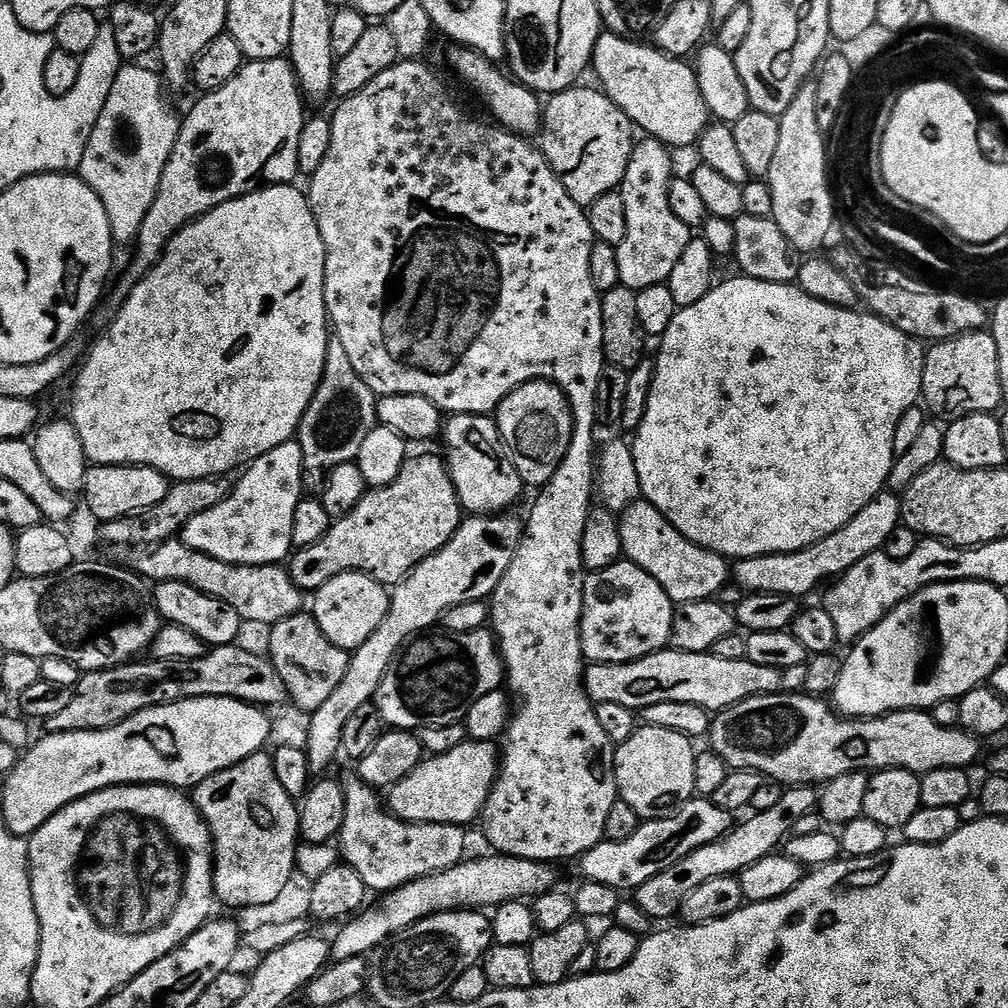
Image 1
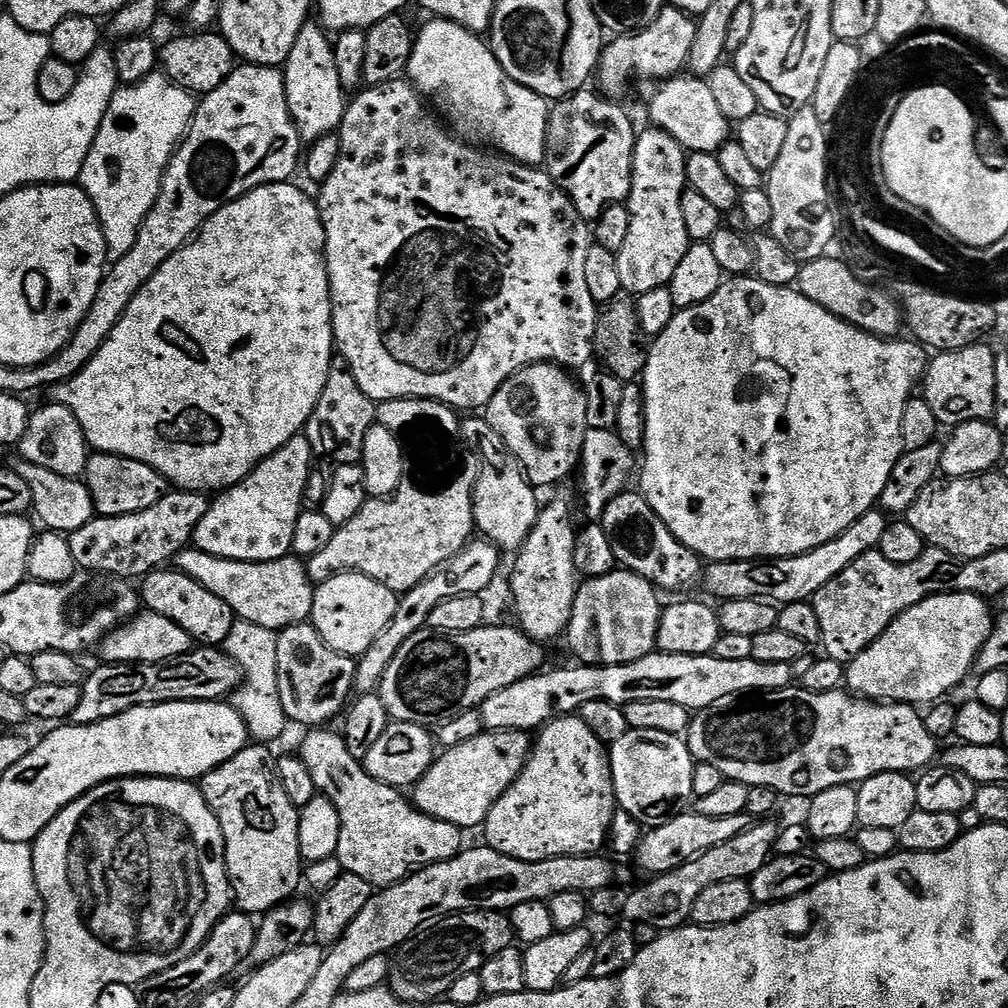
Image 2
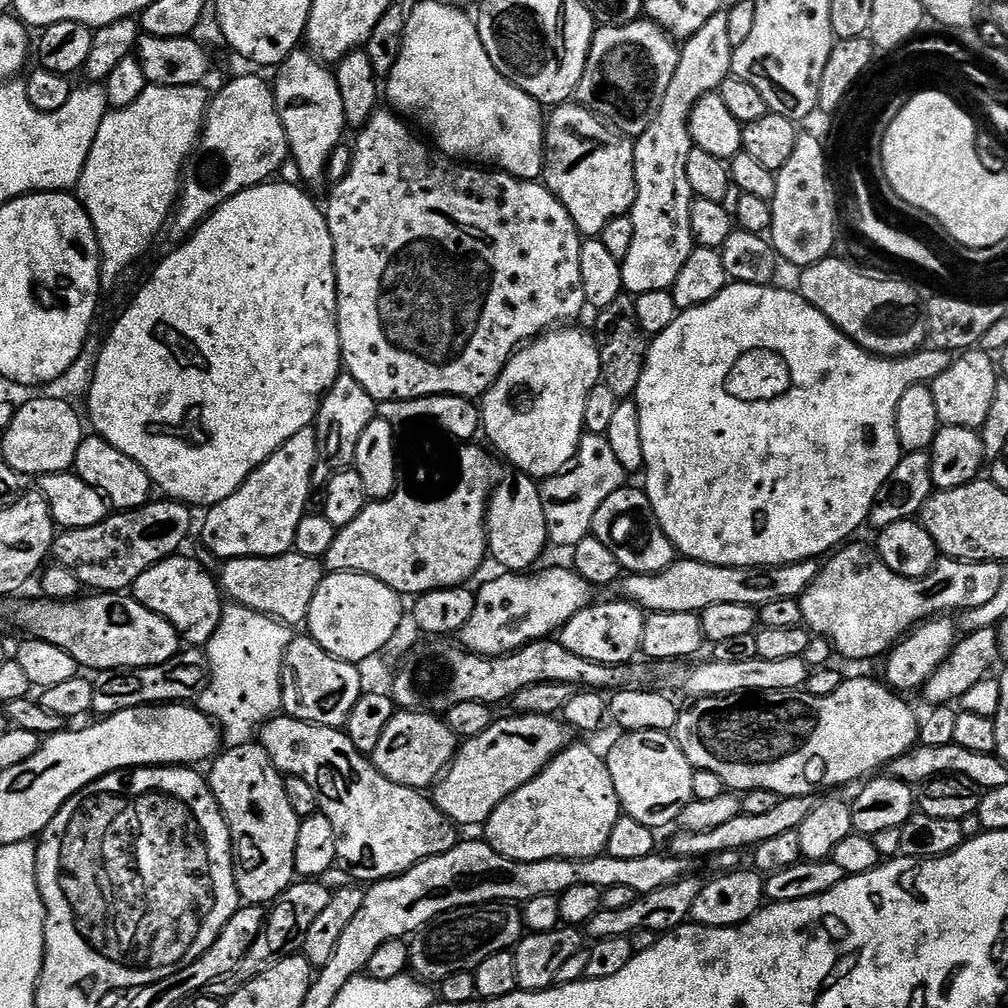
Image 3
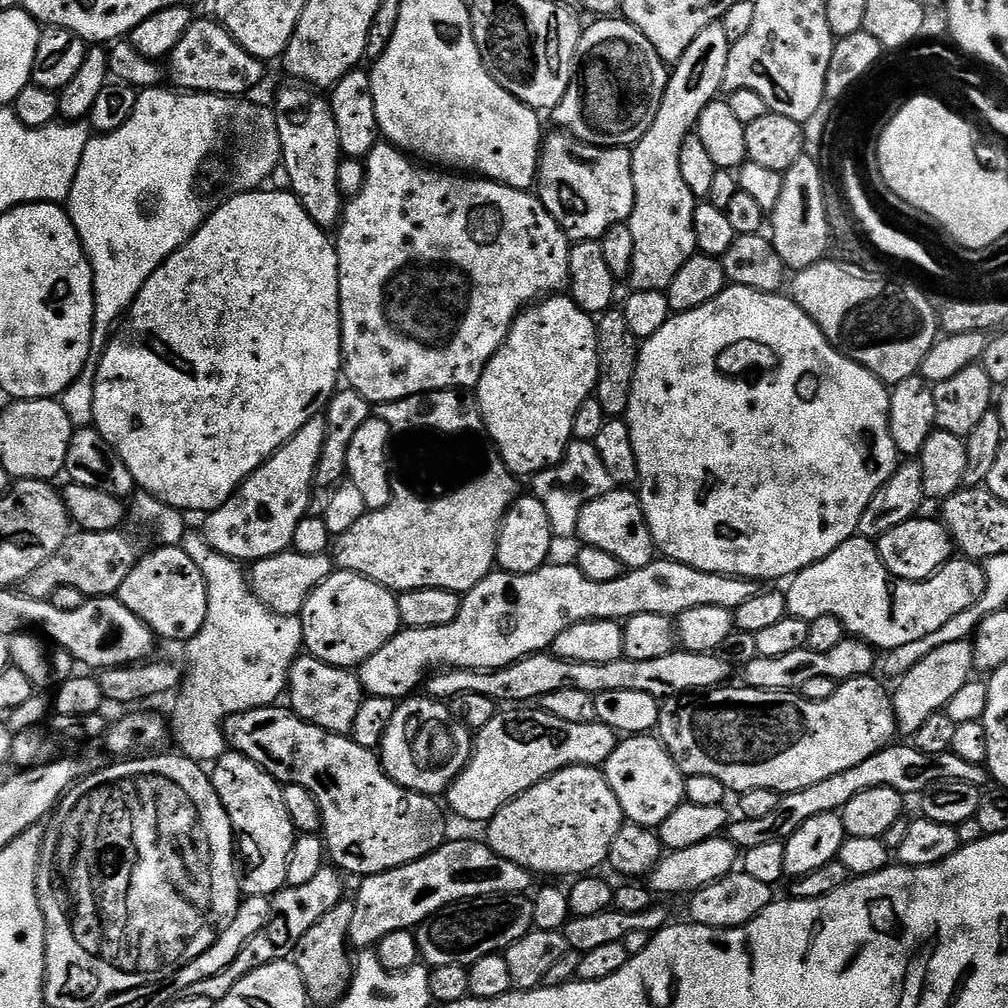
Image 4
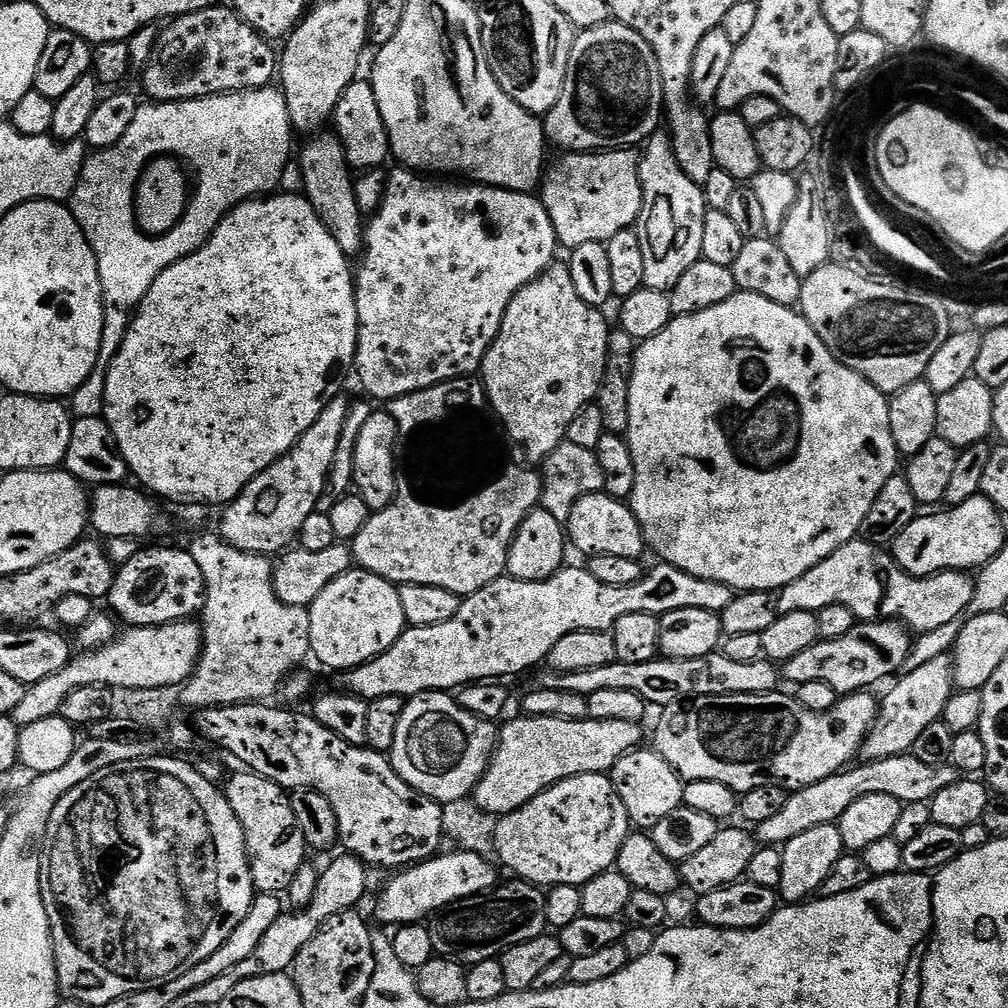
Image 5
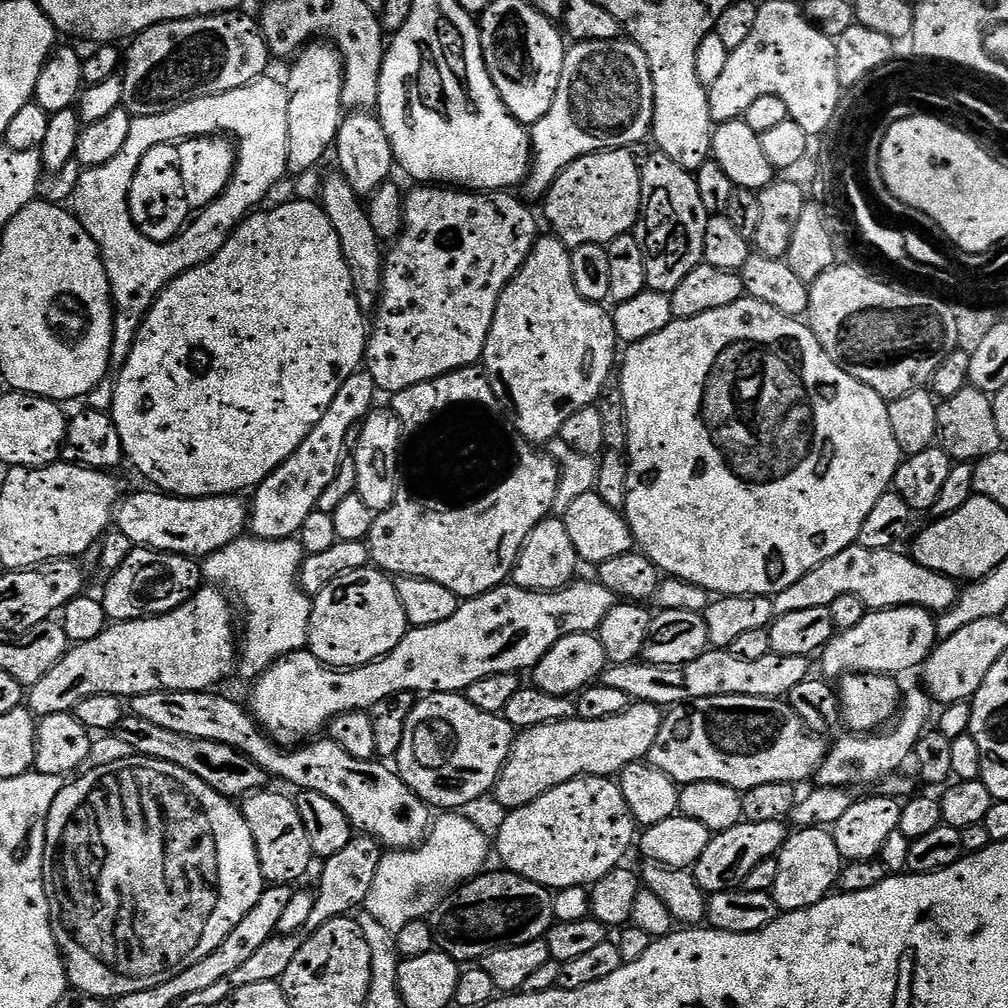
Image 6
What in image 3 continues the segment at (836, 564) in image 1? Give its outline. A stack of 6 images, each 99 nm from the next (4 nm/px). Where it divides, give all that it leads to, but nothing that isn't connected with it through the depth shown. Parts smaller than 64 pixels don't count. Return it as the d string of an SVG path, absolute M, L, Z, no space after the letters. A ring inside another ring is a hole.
M678 558L671 567L655 572L652 576L625 575L622 580L623 595L648 614L699 614L710 606L719 606L722 602L734 602L738 606L763 606L770 602L778 602L778 598L799 600L800 595L812 585L820 570L821 565L816 560L803 560L773 568L735 568Z

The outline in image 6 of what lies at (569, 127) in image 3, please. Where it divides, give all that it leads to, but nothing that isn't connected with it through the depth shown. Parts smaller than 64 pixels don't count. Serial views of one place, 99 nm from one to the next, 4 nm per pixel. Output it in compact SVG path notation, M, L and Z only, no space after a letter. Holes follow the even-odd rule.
M612 148L609 152L595 152L589 156L578 158L548 188L548 194L542 201L544 216L548 219L551 231L569 249L583 244L603 244L605 246L619 236L629 235L632 228L637 227L642 207L642 182L640 181L641 161L636 161L635 151L632 148Z

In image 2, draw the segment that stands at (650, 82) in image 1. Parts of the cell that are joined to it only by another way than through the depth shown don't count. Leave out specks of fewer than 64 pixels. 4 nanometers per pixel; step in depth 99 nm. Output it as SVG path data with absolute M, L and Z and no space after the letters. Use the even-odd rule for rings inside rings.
M677 74L655 85L656 93L648 100L648 116L655 127L674 138L689 153L715 152L730 139L730 122L710 90L707 79L695 74Z

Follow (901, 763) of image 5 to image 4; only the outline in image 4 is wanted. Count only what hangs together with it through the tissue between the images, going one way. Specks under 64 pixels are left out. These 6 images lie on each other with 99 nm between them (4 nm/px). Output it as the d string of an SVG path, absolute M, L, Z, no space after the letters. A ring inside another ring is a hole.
M893 742L883 748L879 748L866 762L858 762L858 766L850 766L842 774L834 774L834 778L825 778L822 782L814 782L814 786L806 786L806 790L786 792L781 795L778 807L763 818L740 818L727 829L728 839L733 840L737 849L747 850L754 846L763 846L770 842L789 840L793 834L803 826L809 818L817 814L827 812L840 812L862 790L874 790L875 788L889 788L899 792L905 798L915 797L924 792L934 782L970 782L970 786L978 786L983 789L986 782L989 783L990 773L984 764L966 762L958 758L958 754L947 752L946 754L922 754L922 750L912 747L911 743Z

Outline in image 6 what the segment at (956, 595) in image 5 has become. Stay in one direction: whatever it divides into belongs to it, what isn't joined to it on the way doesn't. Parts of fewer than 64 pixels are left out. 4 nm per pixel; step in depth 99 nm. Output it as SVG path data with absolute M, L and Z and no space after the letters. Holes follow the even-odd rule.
M860 543L851 544L842 554L834 554L834 558L826 558L822 566L814 566L810 574L802 574L794 586L786 586L772 601L777 616L782 614L794 614L794 610L810 610L814 606L830 608L836 598L842 595L856 595L864 603L868 610L879 610L882 608L925 608L933 614L943 614L949 608L956 605L958 595L957 581L951 576L930 570L922 566L911 555L900 553L896 548L883 548L882 550L870 550Z

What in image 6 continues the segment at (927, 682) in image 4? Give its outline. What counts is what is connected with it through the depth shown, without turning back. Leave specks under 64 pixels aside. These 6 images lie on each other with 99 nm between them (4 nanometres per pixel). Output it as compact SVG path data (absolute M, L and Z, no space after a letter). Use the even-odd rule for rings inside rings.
M927 691L912 692L903 697L902 711L895 721L893 732L885 731L883 734L844 734L836 740L836 745L829 747L824 754L814 780L822 788L868 788L879 785L887 776L897 775L904 763L913 759L916 743L920 741L929 727L928 719L932 716L934 701Z

